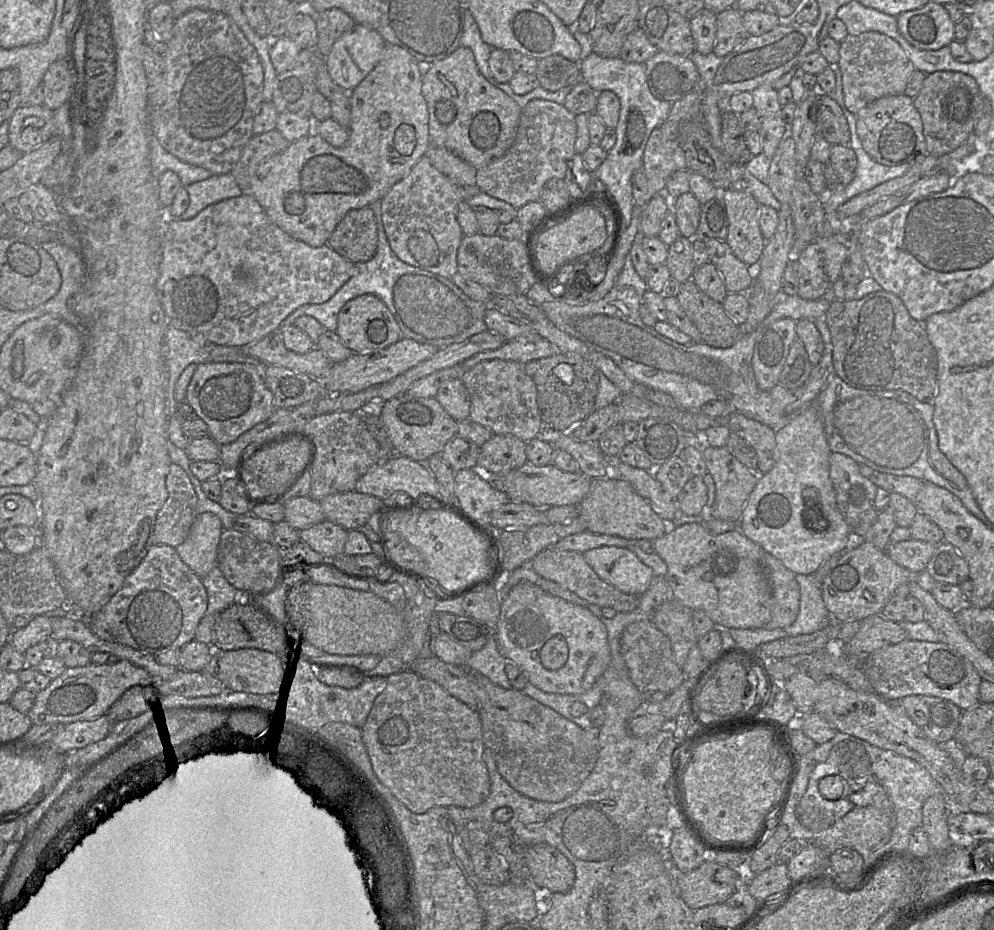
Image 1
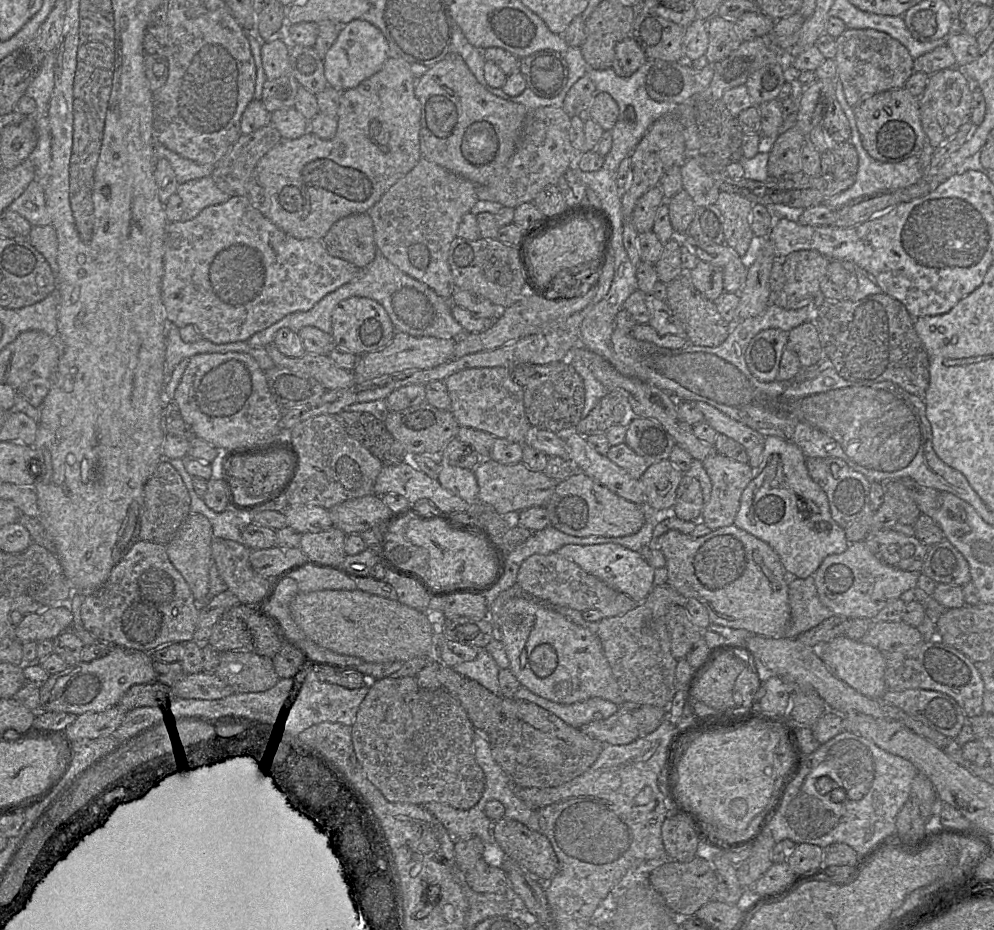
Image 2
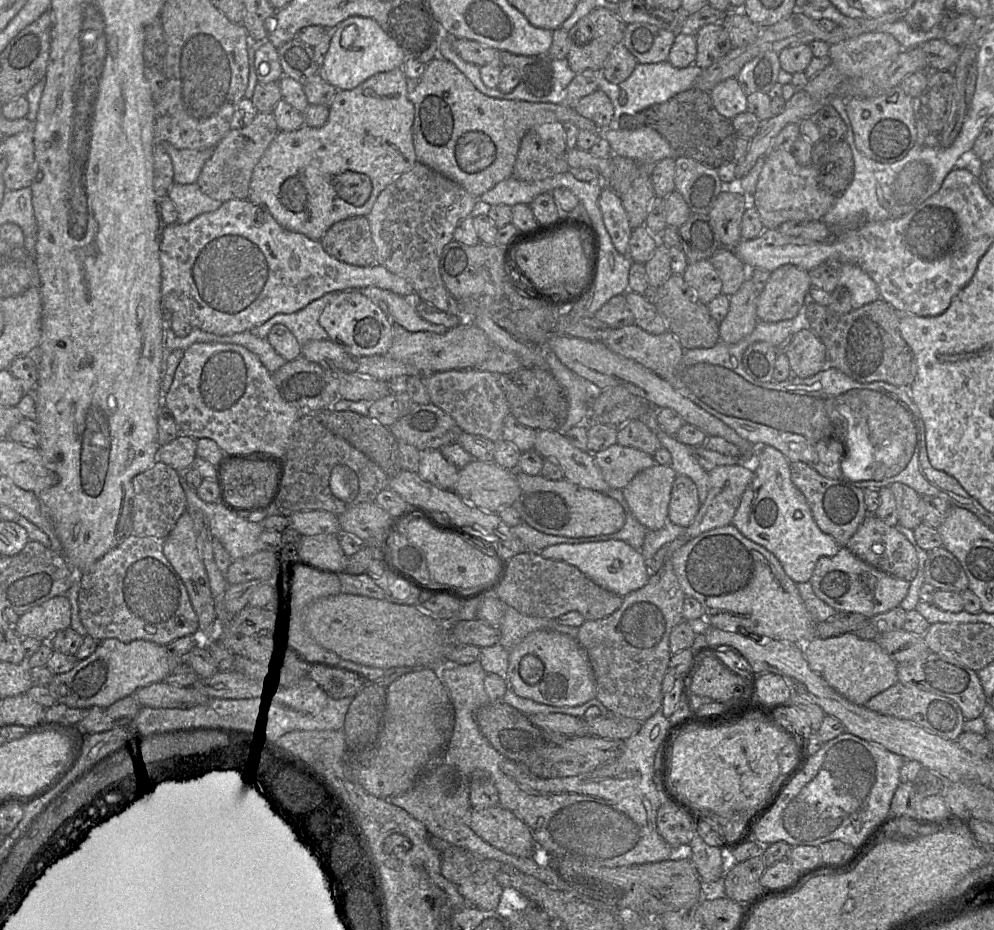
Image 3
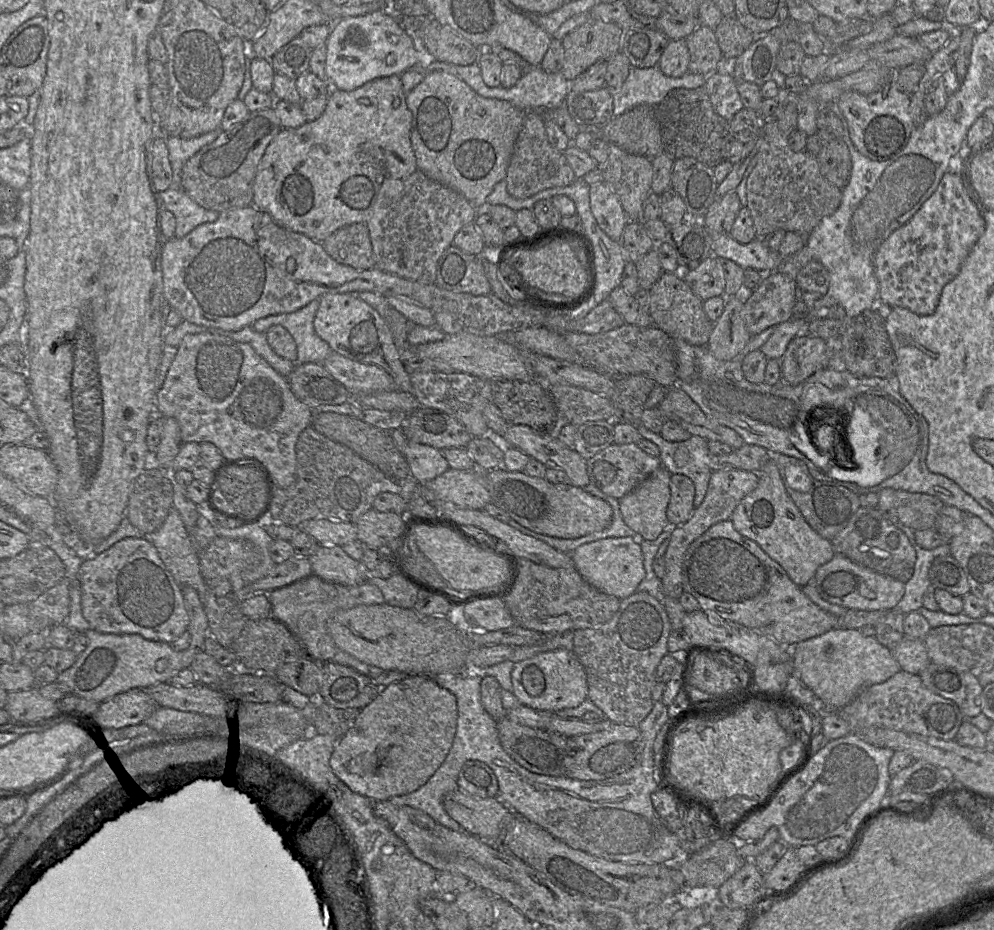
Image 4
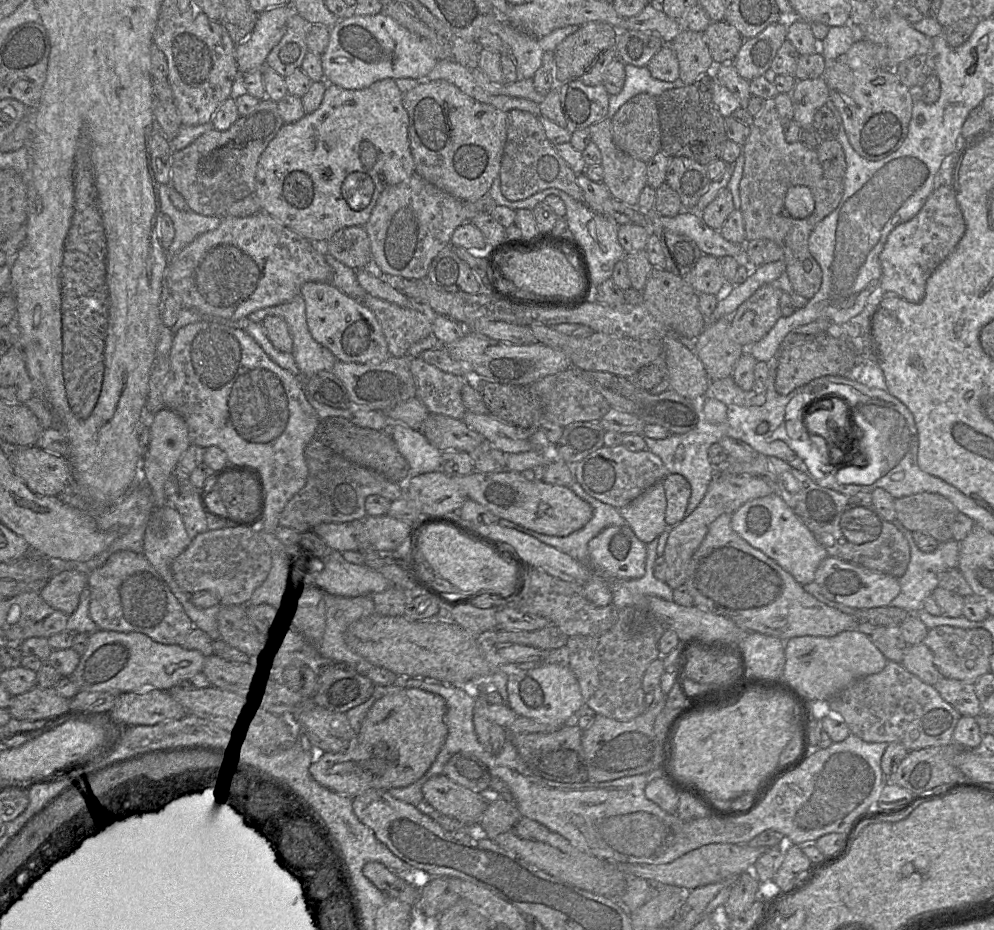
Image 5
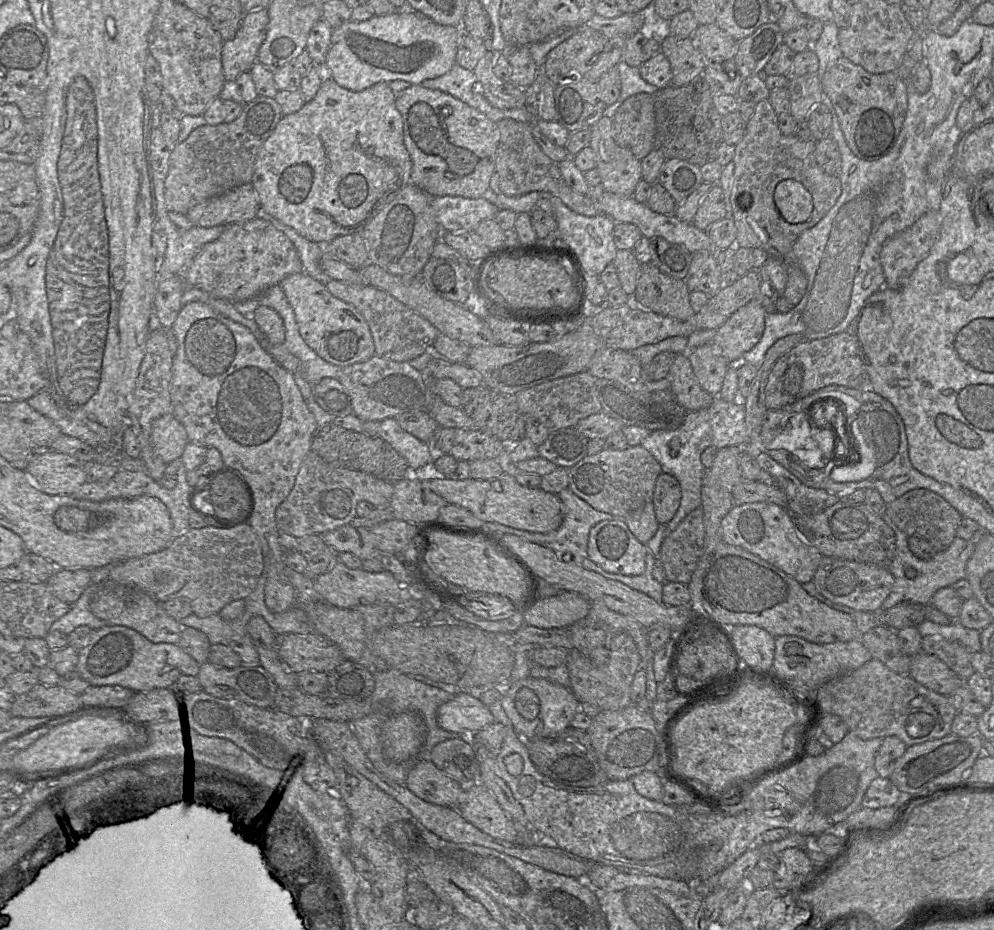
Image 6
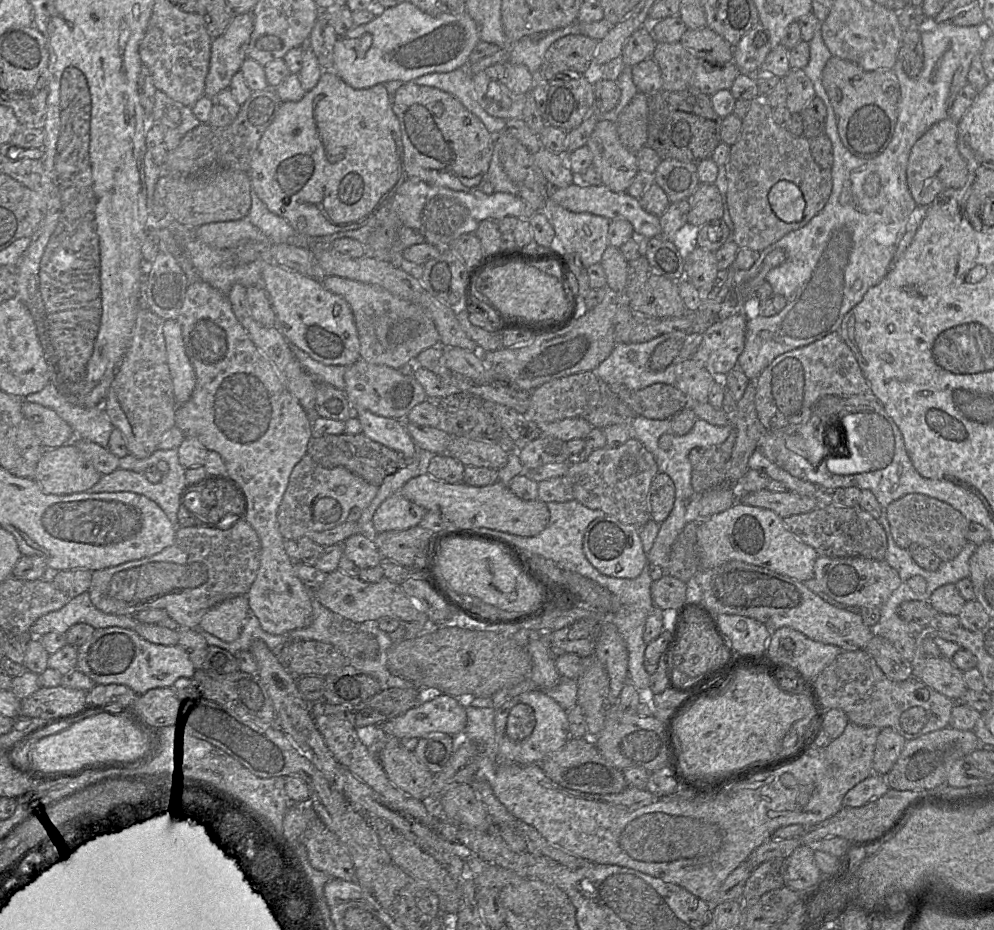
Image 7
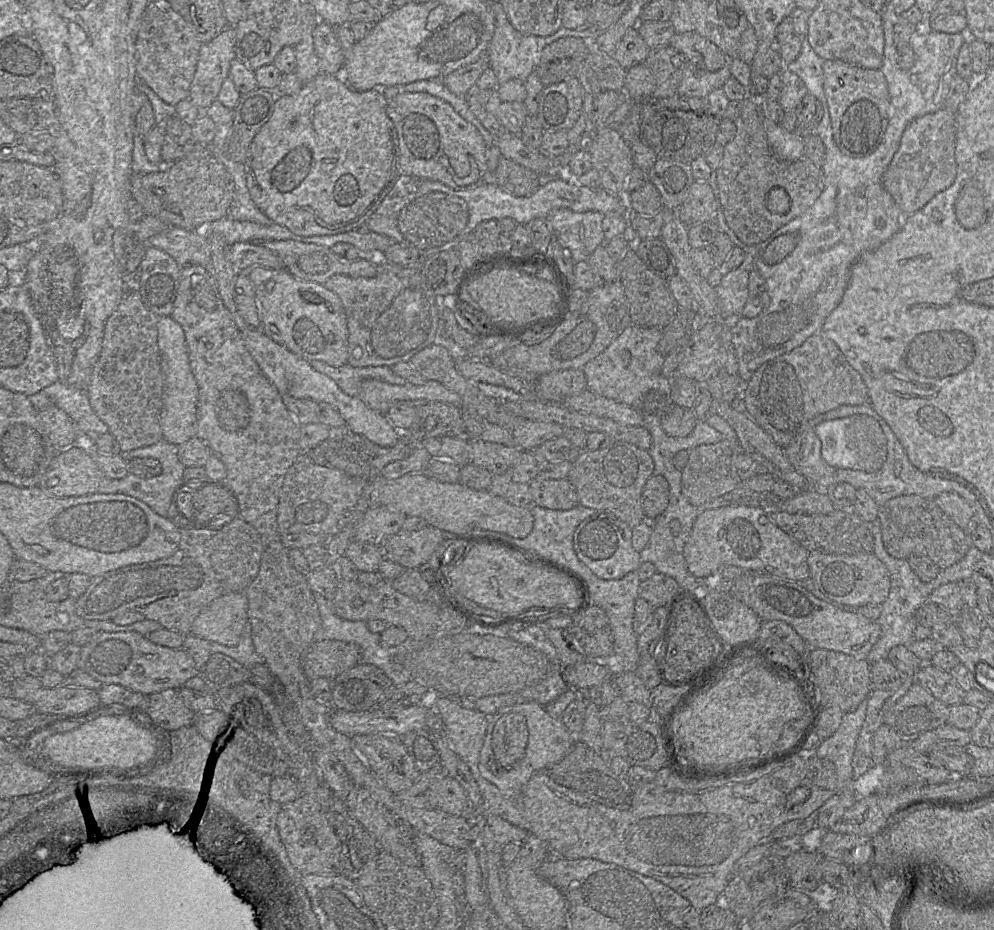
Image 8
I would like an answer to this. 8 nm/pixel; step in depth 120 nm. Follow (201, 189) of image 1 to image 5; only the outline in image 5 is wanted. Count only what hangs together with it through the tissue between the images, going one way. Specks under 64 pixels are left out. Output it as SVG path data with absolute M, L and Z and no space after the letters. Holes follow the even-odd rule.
M158 186L162 214L170 217L175 231L174 239L167 250L169 257L177 254L199 235L215 230L221 224L221 217L202 216L190 210L178 210L170 200L170 186Z

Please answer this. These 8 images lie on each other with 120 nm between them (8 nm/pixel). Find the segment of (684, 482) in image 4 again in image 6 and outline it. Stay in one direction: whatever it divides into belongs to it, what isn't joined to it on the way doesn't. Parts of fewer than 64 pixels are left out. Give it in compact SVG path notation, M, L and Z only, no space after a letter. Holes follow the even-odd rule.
M661 473L658 476L652 502L659 525L669 523L681 503L681 487L673 475Z

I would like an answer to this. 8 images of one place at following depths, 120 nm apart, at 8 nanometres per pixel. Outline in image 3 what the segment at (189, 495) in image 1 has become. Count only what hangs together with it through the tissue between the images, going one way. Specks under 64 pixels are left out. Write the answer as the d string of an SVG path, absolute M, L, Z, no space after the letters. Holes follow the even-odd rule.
M157 461L153 467L135 476L132 483L134 491L133 535L164 541L188 507L179 473L171 466Z

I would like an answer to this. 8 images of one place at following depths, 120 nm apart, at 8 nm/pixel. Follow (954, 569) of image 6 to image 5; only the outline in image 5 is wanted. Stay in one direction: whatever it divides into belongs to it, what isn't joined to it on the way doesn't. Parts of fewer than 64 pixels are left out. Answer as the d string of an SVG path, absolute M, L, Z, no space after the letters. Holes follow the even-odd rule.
M897 519L892 521L894 526L903 534L910 547L910 562L903 576L898 578L900 585L899 594L890 602L889 606L906 610L909 614L916 614L923 610L925 600L932 595L933 590L938 587L937 575L939 572L958 565L959 542L948 540L939 543L937 548L931 553L922 552L913 540L912 532L906 529Z

